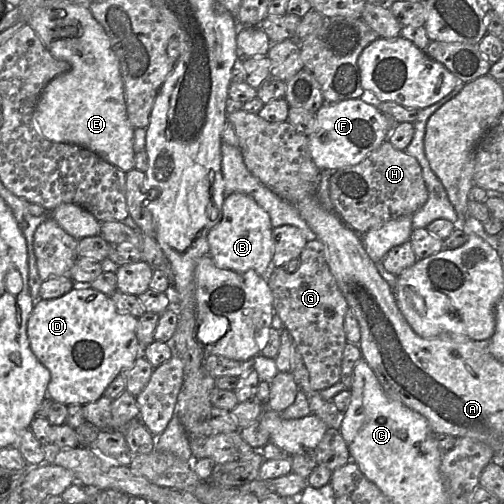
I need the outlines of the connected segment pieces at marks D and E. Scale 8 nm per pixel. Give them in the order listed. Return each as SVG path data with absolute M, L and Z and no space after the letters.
M74 287L68 293L54 299L38 299L27 322L27 335L31 350L50 371L48 396L56 402L85 405L104 395L109 384L124 371L130 369L142 354L144 347L137 339L138 318L117 309L111 297L93 288Z
M60 2L54 3L51 7L45 8L39 12L36 12L30 19L28 25L35 31L38 37L41 39L48 51L58 60L65 61L69 64L70 69L55 77L51 80L43 89L39 100L37 102L34 111L34 121L40 131L40 133L48 140L56 143L68 143L86 148L101 158L103 158L108 163L119 168L123 172L129 172L135 167L135 152L133 149L134 143L134 127L131 125L125 102L125 94L123 87L123 80L121 77L118 60L111 48L111 43L108 35L106 34L103 27L95 20L88 8L71 4L70 2Z

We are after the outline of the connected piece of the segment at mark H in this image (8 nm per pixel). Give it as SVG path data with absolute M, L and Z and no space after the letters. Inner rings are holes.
M386 139L360 163L332 172L332 211L360 235L403 215L413 215L427 201L428 191L417 160L395 149Z

